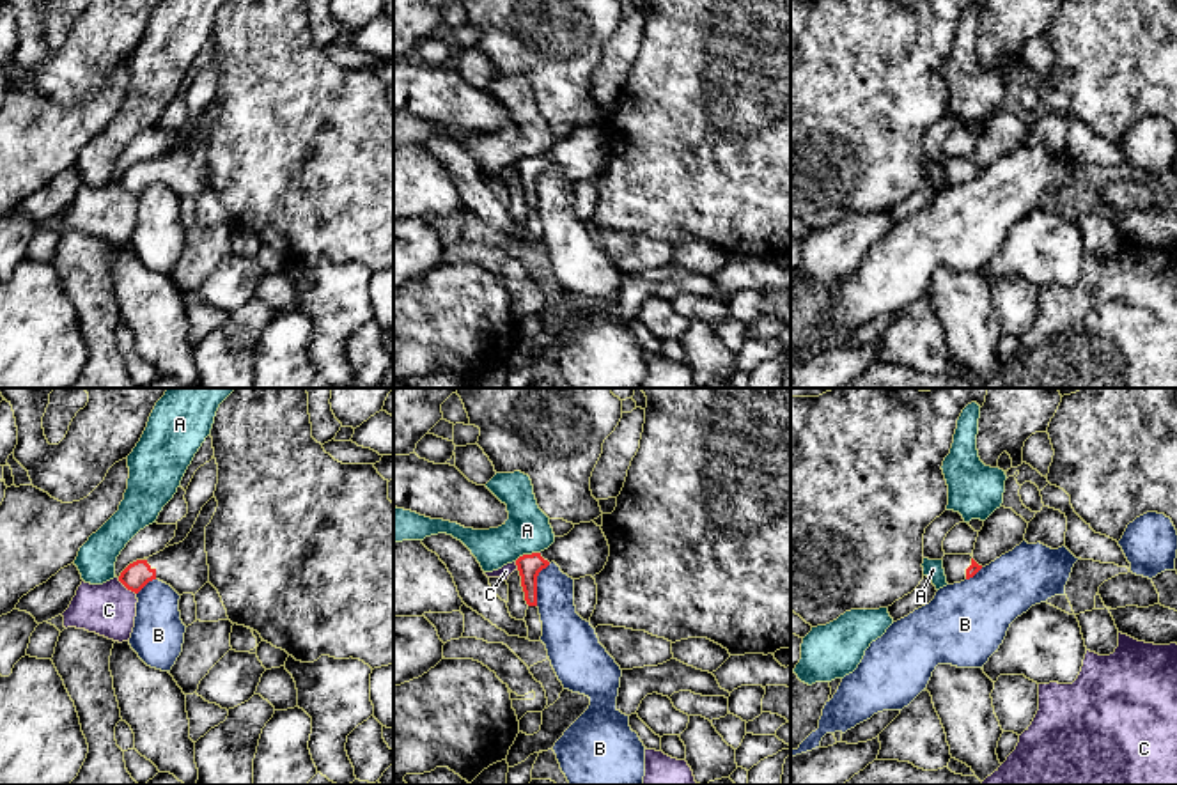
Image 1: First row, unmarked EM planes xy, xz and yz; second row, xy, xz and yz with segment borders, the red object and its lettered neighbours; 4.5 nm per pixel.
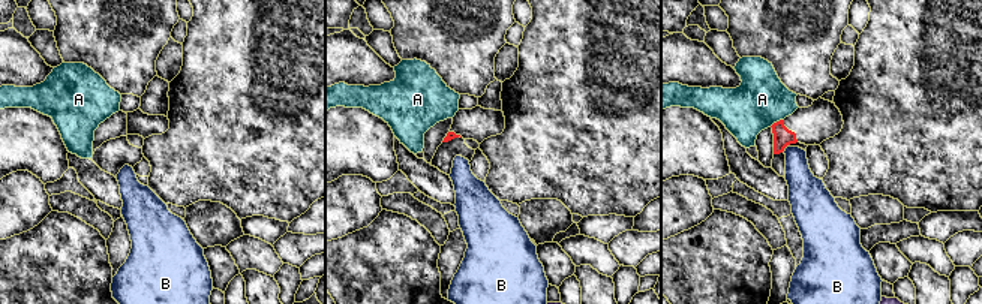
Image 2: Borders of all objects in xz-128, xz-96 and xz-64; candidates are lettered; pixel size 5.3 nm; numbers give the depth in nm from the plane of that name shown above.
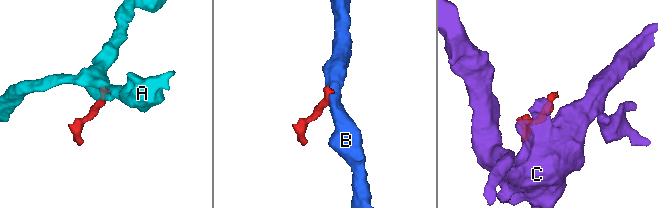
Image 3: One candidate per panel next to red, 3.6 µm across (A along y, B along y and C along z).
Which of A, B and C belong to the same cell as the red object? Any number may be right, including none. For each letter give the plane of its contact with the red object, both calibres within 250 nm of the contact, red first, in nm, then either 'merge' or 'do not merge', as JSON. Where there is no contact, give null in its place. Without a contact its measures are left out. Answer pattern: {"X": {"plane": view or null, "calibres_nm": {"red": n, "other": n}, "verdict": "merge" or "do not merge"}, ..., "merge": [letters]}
{"A": {"plane": "xz", "calibres_nm": {"red": 110, "other": 200}, "verdict": "do not merge"}, "B": {"plane": "xz", "calibres_nm": {"red": 110, "other": 190}, "verdict": "do not merge"}, "C": {"plane": "xy", "calibres_nm": {"red": 120, "other": 240}, "verdict": "do not merge"}, "merge": []}

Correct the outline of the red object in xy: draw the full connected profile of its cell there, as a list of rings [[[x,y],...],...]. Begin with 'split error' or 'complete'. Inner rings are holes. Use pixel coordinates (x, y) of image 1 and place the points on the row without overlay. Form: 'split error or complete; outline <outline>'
split error; outline [[[213,99],[200,113],[188,140],[163,154],[129,167],[119,184],[138,197],[149,184],[160,183],[170,188],[179,198],[197,197],[209,186],[209,168],[206,156],[206,129],[216,115],[218,105]]]

